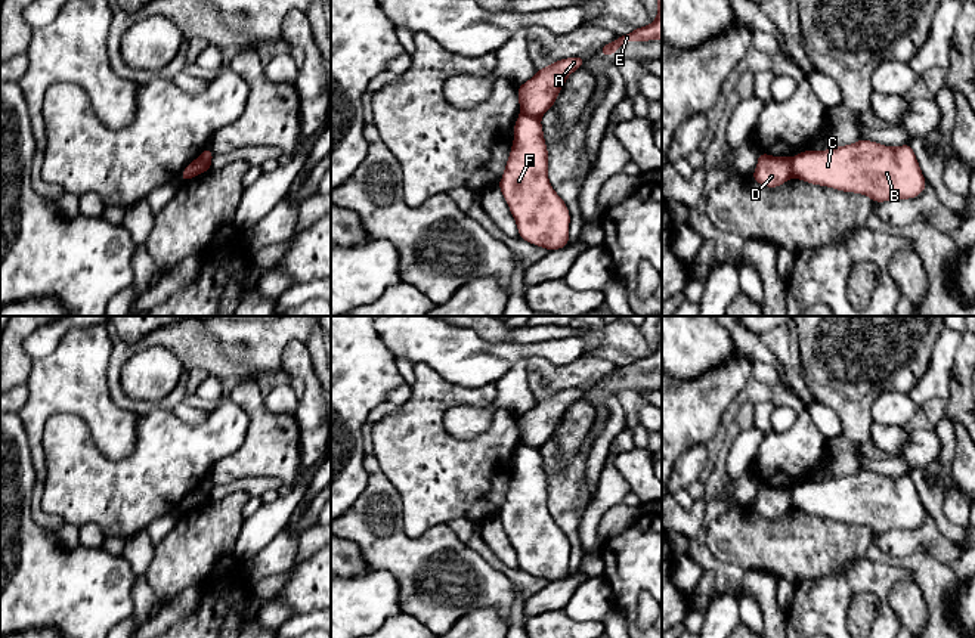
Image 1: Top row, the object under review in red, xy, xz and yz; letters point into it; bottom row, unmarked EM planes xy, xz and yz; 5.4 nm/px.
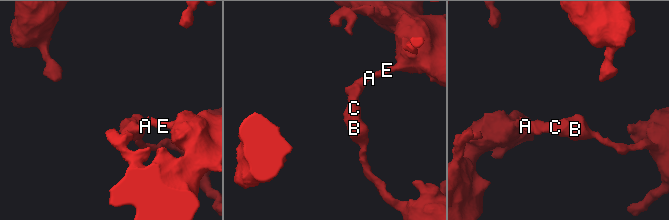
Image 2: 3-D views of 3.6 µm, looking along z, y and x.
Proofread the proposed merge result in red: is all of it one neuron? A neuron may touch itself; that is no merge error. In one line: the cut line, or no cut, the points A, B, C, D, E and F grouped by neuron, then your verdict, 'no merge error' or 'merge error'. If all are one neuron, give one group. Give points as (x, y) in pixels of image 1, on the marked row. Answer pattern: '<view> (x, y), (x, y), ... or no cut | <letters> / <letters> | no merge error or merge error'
xy (200, 157), (200, 170), (194, 176) | A D E / B C F | merge error

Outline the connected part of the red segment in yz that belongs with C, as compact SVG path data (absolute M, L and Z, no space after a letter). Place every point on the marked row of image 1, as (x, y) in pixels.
M866 139L826 151L804 151L792 158L792 174L811 185L863 193L875 204L916 198L928 185L910 143L894 148Z

